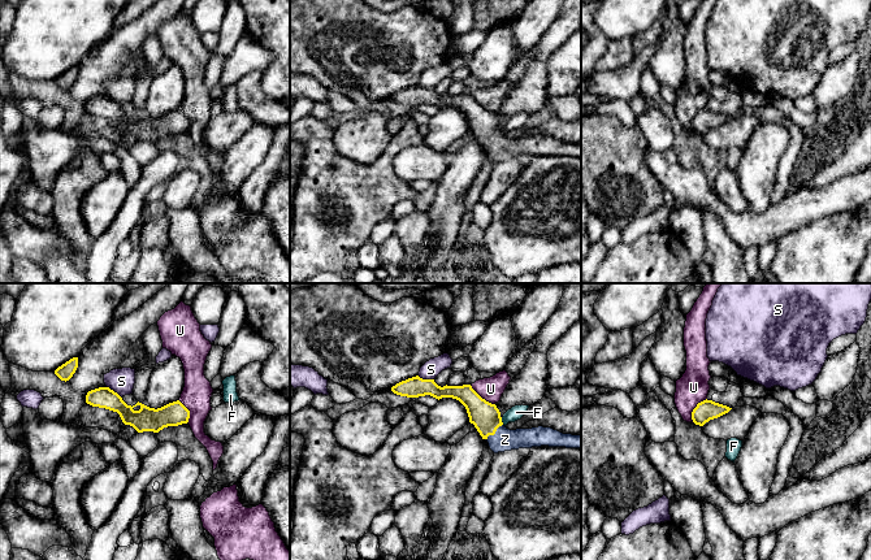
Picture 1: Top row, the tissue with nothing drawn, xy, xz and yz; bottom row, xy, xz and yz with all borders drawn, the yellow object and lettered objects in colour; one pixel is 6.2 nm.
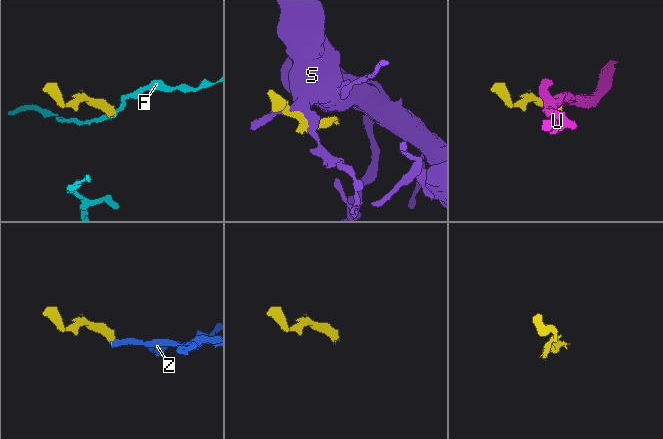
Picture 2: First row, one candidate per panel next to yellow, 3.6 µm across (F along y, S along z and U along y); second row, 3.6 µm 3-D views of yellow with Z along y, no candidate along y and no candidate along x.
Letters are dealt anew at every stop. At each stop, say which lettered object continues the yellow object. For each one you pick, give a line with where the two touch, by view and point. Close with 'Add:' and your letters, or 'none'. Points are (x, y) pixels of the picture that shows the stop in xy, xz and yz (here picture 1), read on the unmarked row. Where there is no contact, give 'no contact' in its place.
Z: xz (494, 142)
Add: Z

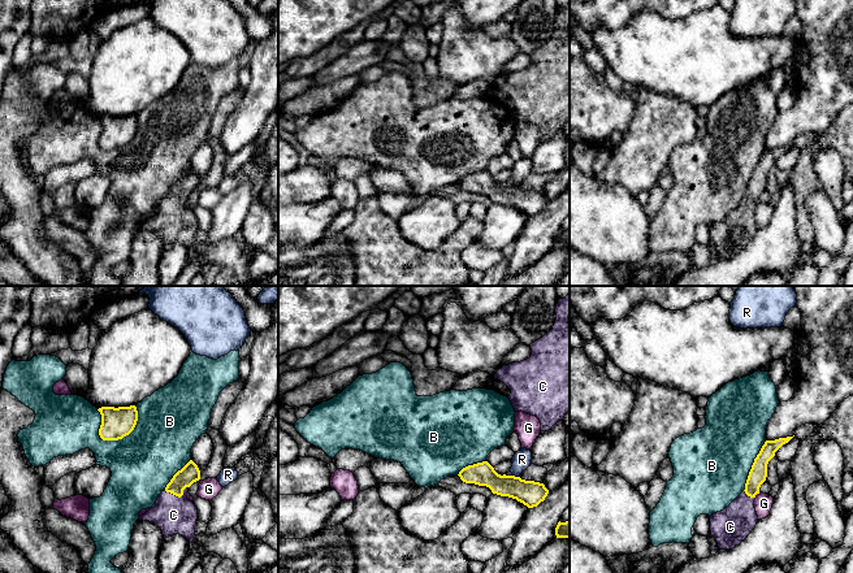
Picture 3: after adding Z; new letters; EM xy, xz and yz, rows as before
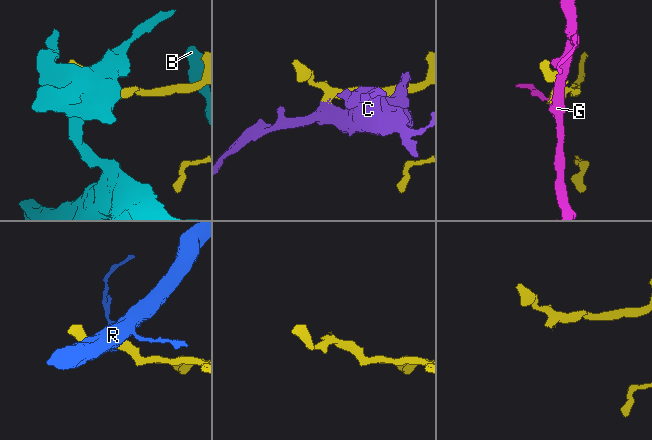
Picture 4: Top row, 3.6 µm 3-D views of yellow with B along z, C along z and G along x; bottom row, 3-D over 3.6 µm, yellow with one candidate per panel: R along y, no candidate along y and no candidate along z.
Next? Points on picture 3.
C: xy (177, 204)
Add: C

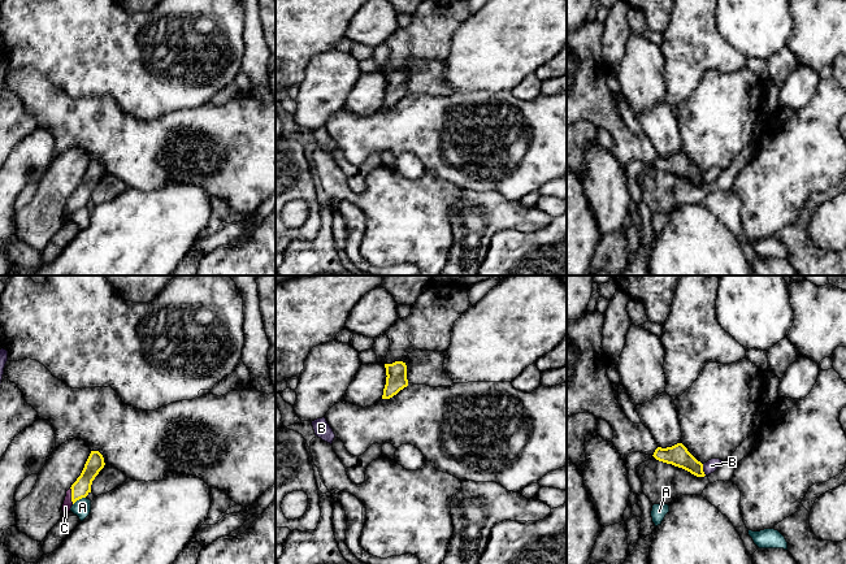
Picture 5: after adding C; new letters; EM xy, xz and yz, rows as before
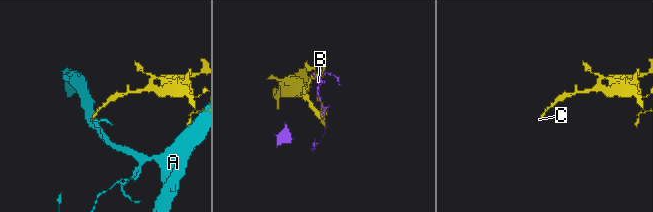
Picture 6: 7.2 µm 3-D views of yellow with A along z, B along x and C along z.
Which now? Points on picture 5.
C: xy (72, 204)
Add: C

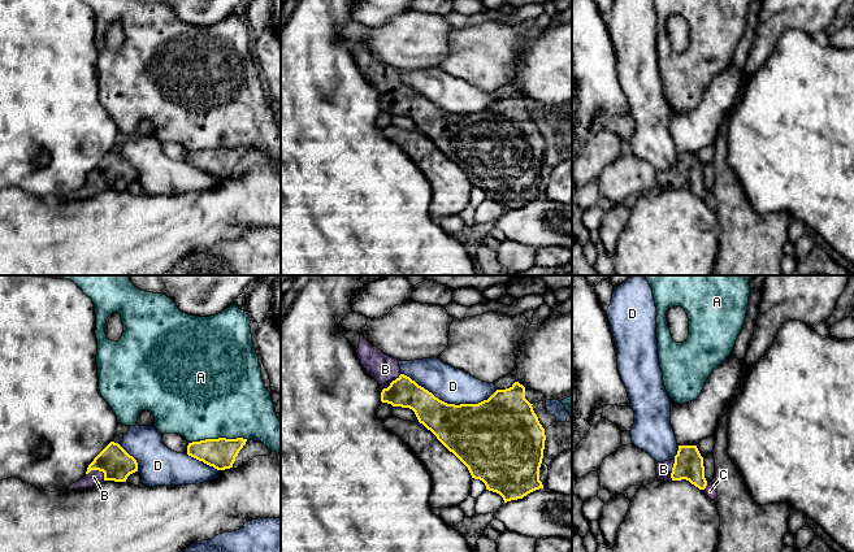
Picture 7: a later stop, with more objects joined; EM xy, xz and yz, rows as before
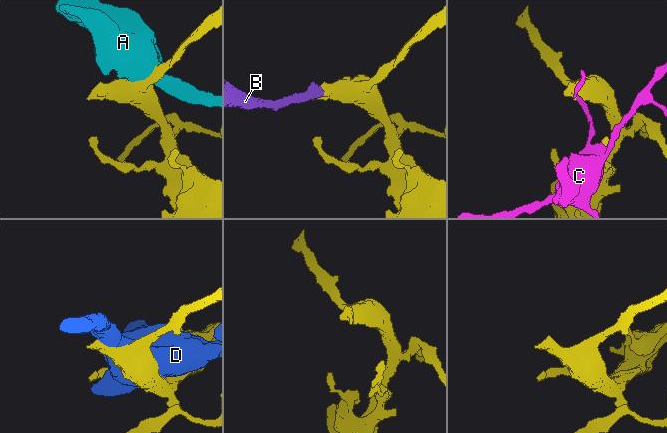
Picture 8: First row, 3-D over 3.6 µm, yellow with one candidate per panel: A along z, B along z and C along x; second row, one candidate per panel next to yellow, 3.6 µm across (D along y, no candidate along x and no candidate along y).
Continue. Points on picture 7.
B: xy (98, 178)
Add: B

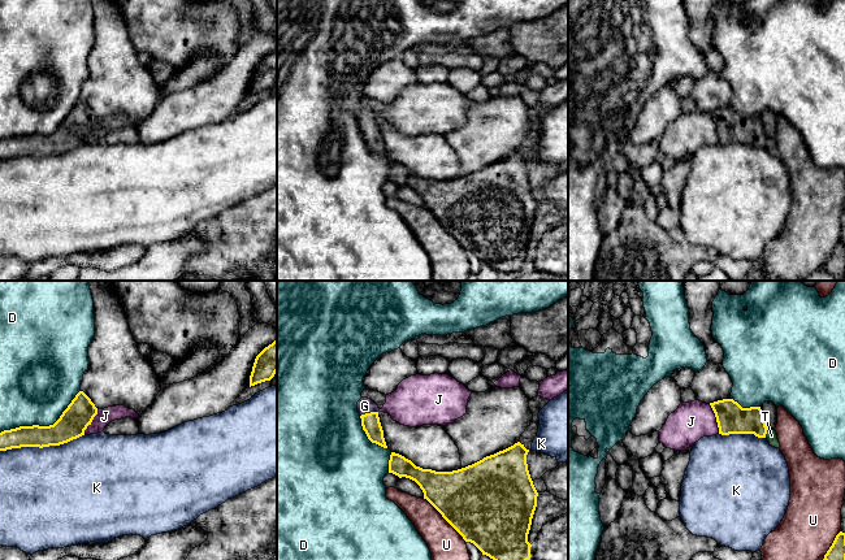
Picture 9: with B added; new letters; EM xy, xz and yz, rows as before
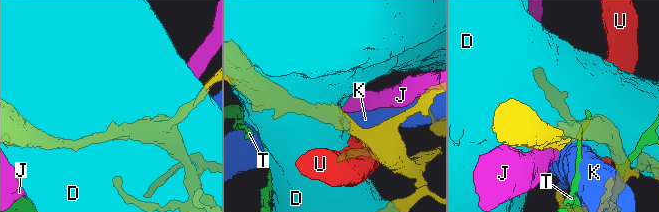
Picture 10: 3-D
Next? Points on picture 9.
G: xz (368, 122)
Add: G

